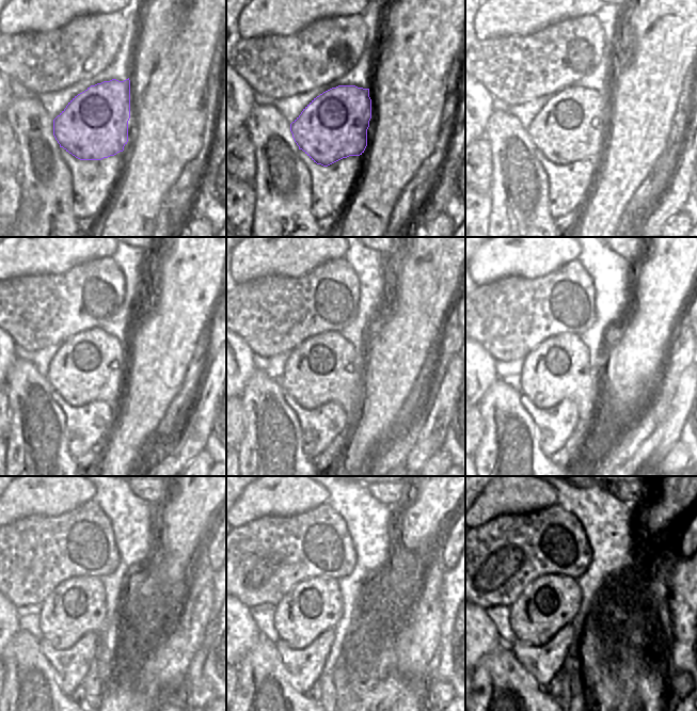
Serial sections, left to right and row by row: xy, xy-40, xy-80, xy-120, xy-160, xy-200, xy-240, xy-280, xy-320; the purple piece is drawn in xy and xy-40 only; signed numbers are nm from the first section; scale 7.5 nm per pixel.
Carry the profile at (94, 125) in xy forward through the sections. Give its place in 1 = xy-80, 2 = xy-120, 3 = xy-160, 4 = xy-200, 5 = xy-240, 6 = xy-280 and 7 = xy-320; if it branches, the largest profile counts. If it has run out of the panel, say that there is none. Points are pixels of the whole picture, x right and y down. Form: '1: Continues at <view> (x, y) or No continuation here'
1: Continues at xy-80 (572, 126)
2: Continues at xy-120 (91, 366)
3: Continues at xy-160 (326, 367)
4: Continues at xy-200 (558, 368)
5: Continues at xy-240 (77, 606)
6: Continues at xy-280 (314, 605)
7: Continues at xy-320 (551, 601).

